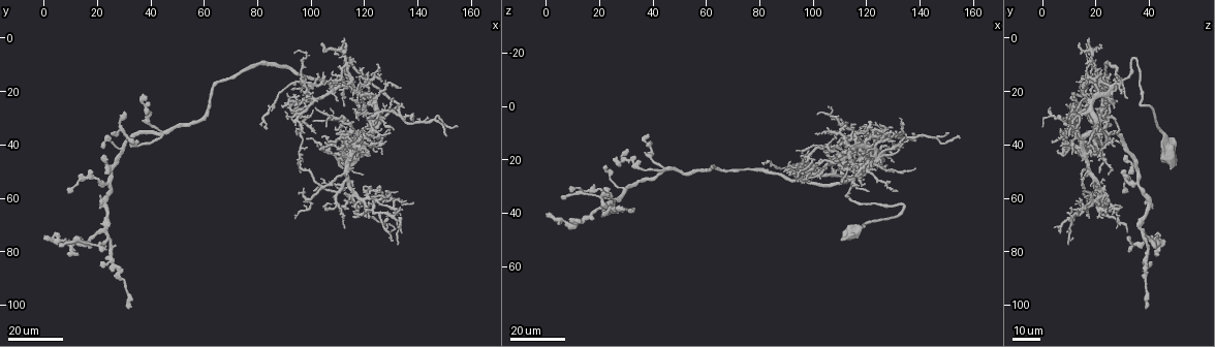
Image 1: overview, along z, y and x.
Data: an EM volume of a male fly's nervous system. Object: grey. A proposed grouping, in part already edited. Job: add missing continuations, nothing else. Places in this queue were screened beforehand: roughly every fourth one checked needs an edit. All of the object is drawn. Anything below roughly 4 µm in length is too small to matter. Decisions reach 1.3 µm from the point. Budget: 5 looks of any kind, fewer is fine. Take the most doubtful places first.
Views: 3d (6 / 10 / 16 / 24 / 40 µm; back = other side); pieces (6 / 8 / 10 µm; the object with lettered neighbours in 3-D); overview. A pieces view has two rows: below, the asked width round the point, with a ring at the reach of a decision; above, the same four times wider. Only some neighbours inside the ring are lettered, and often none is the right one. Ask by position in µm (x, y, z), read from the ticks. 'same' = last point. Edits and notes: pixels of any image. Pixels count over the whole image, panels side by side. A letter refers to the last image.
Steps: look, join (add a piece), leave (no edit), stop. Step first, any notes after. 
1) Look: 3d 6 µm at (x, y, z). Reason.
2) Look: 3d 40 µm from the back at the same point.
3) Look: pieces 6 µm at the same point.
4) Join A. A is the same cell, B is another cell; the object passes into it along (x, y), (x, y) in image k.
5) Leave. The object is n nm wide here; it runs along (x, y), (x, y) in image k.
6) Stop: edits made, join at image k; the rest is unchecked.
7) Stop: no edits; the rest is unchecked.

Look: 3d 24 µm at (125, 31, 9).

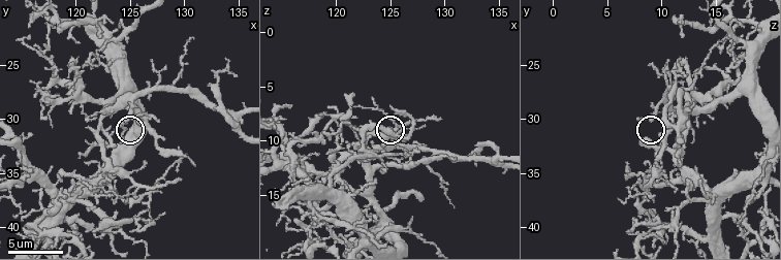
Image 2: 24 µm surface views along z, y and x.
Look: pieces 10 µm at (124.8, 30.0, 9.0).

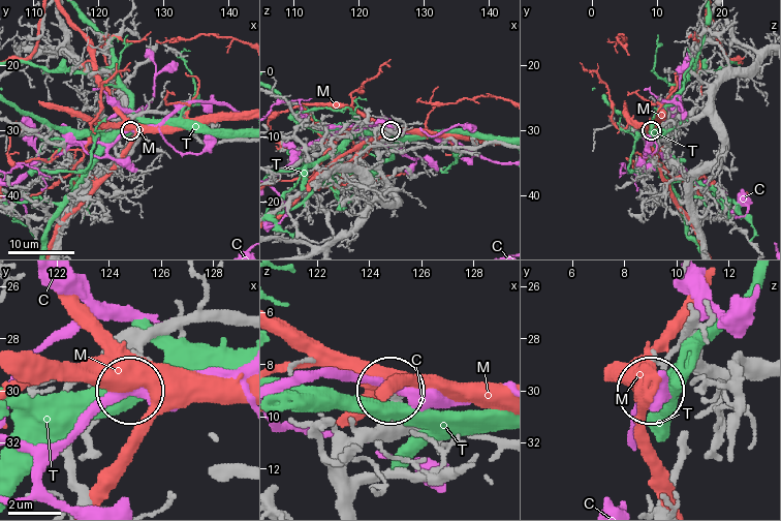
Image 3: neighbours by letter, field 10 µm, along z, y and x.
Leave. The object is 270 nm wide here; C, M and T are other cells; none of them fits.

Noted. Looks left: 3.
Look: 3d 6 µm at (129.6, 35.6, 8.2). Tapers out.

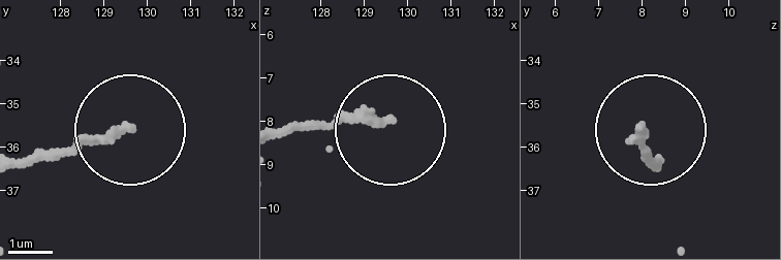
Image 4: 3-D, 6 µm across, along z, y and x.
Look: pieces 10 µm at (129.55, 35.45, 7.95).

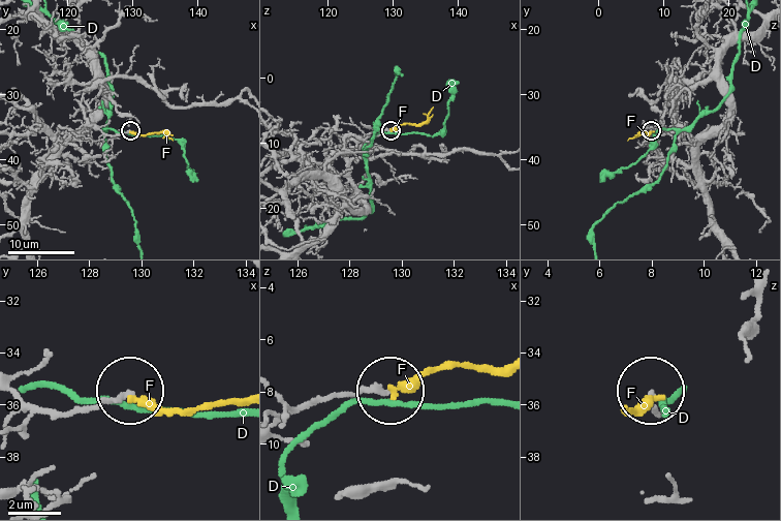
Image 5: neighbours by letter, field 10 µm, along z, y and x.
Leave. D and F are other cells; it runs along (23, 397), (63, 410), (110, 404), (127, 393) in image 5; none of them fits.

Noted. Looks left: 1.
Stop: no edits; the rest is unchecked.

